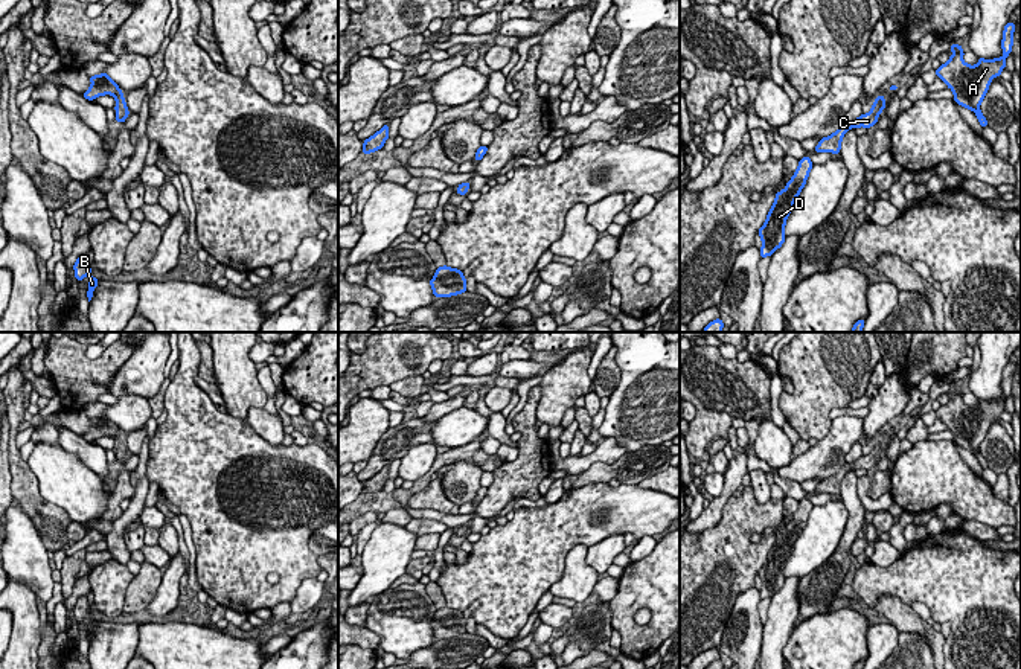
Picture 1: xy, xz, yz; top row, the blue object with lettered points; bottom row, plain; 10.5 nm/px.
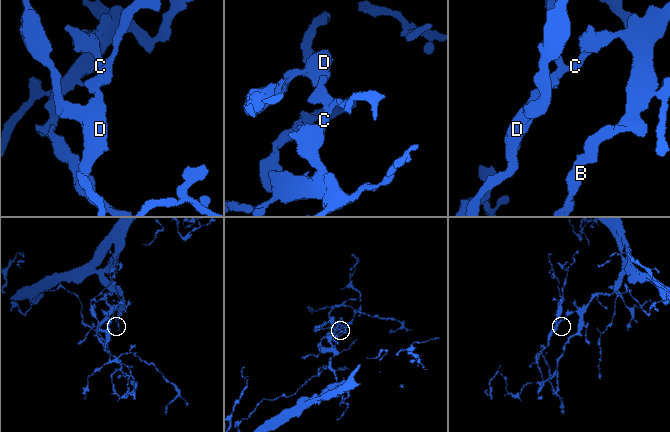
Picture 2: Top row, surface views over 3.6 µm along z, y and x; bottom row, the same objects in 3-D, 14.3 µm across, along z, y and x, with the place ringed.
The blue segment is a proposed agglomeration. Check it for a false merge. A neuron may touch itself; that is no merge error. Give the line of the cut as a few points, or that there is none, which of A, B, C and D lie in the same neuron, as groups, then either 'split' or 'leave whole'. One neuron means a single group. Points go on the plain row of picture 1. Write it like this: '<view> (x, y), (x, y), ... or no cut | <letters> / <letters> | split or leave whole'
no cut | A B C D | leave whole

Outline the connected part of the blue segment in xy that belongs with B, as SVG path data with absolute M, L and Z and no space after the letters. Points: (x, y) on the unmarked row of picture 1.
M81 596L75 607L73 607L73 611L75 611L75 619L81 623L87 616L90 617L88 620L88 632L87 632L87 639L88 639L88 643L91 642L93 639L93 631L98 628L98 620L91 617L91 610L88 607L88 599L87 596Z

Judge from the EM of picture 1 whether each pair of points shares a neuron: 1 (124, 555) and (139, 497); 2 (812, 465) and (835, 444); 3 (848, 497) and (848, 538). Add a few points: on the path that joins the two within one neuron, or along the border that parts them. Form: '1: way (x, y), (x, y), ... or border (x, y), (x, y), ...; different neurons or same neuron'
1: way (119, 541), (119, 526), (134, 511); same neuron
2: way (819, 460), (829, 450); same neuron
3: way (854, 508), (852, 528); same neuron

